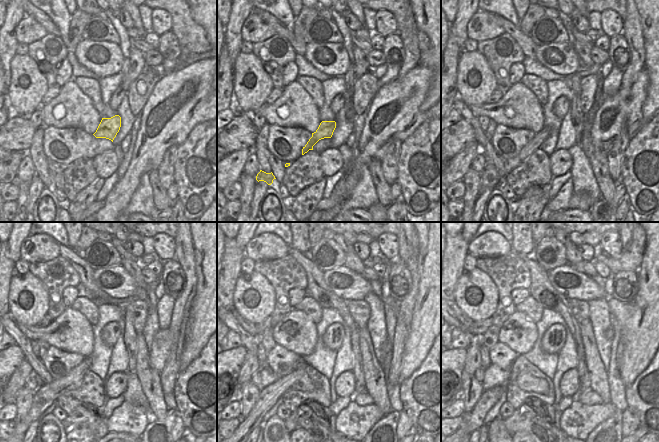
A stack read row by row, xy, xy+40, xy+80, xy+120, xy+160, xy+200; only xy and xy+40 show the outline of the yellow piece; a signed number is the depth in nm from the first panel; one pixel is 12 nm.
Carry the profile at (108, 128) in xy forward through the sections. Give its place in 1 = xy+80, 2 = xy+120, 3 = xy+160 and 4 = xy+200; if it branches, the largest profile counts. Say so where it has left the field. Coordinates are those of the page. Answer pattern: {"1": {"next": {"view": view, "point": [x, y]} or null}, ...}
{"1": {"next": {"view": "xy+80", "point": [509, 164]}}, "2": {"next": {"view": "xy+120", "point": [45, 395]}}, "3": {"next": {"view": "xy+160", "point": [268, 396]}}, "4": {"next": {"view": "xy+200", "point": [489, 398]}}}

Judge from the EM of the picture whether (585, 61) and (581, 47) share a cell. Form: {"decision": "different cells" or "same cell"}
{"decision": "same cell"}

